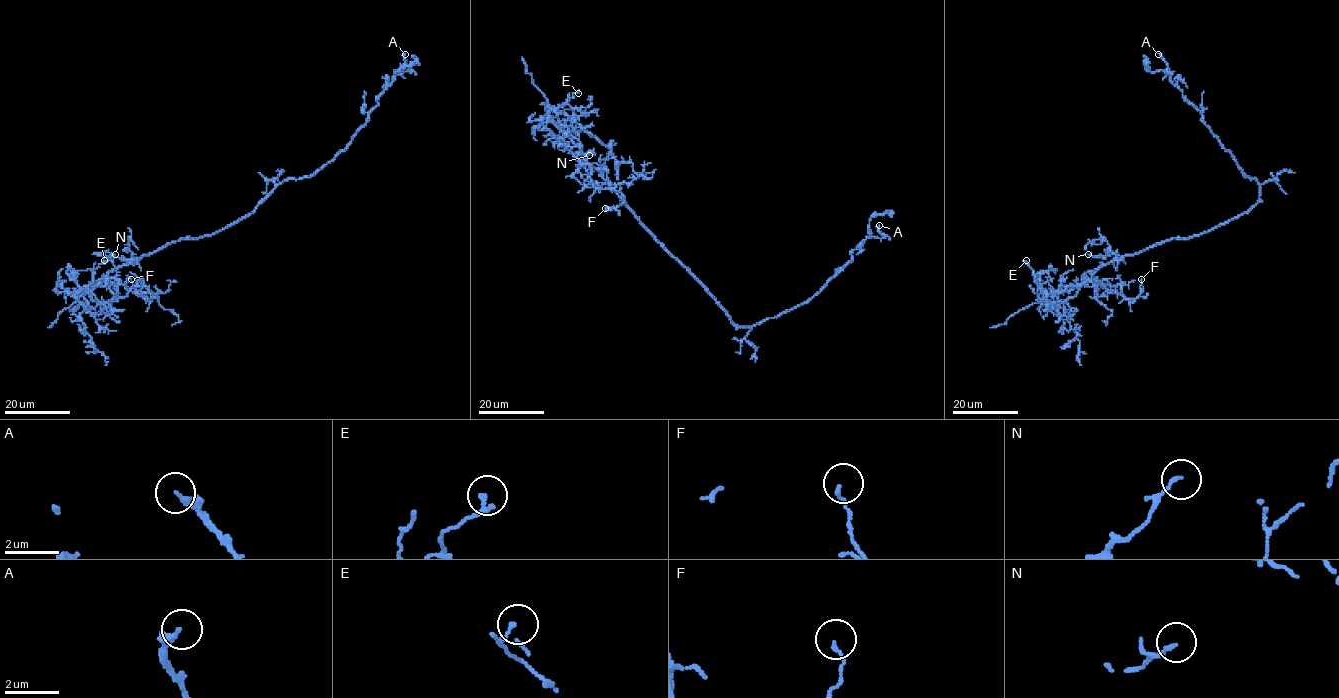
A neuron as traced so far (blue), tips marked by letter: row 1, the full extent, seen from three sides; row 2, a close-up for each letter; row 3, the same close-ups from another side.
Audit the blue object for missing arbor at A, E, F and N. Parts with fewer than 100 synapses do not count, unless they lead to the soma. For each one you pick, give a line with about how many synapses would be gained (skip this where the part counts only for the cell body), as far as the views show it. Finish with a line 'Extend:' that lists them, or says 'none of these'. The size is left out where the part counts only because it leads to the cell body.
Extend: none of these

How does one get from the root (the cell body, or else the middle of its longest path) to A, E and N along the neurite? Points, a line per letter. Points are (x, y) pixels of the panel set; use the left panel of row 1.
A: (191, 238), (224, 229), (248, 215), (280, 183), (322, 169), (349, 144), (393, 78), (409, 70), (405, 54)
E: (191, 238), (118, 266), (104, 285), (72, 296), (92, 281), (93, 270), (104, 260)
N: (191, 238), (175, 240), (135, 259), (113, 257), (107, 252), (100, 254), (107, 257), (115, 254)

